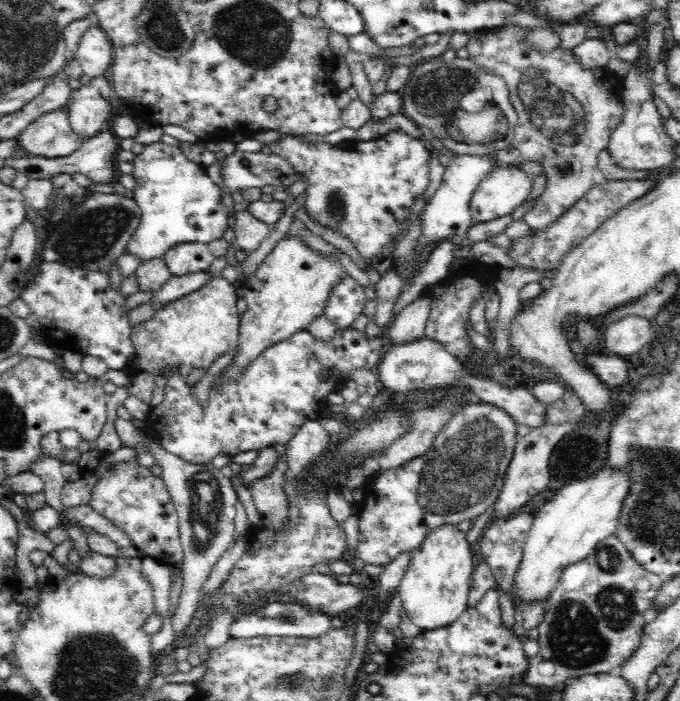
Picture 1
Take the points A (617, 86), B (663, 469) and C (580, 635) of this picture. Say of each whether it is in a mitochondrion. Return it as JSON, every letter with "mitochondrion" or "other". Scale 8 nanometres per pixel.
{"A":"other","B":"mitochondrion","C":"mitochondrion"}

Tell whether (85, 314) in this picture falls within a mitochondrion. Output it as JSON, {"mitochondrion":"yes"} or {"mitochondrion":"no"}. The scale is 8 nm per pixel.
{"mitochondrion":"no"}

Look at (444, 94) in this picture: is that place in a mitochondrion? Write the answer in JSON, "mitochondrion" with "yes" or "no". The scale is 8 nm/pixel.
{"mitochondrion":"yes"}

